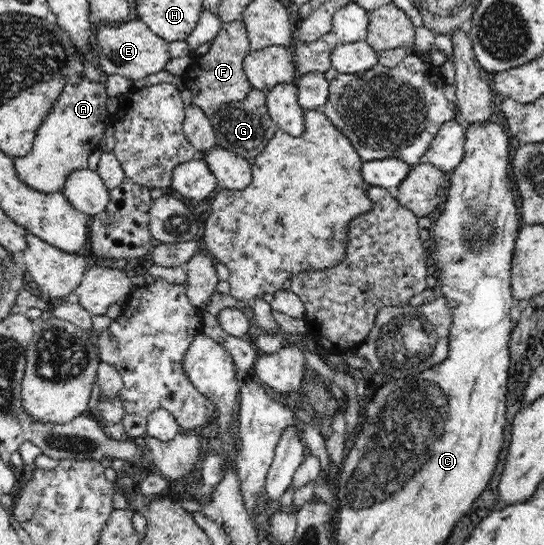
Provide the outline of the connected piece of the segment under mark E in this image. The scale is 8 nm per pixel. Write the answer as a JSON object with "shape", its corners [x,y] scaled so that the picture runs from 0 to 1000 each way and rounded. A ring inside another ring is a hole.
{"shape":[[[246,31],[215,46],[178,44],[173,77],[175,119],[188,128],[193,139],[219,136],[250,150],[301,128],[316,110],[309,90],[313,75],[287,64],[261,37]]]}

